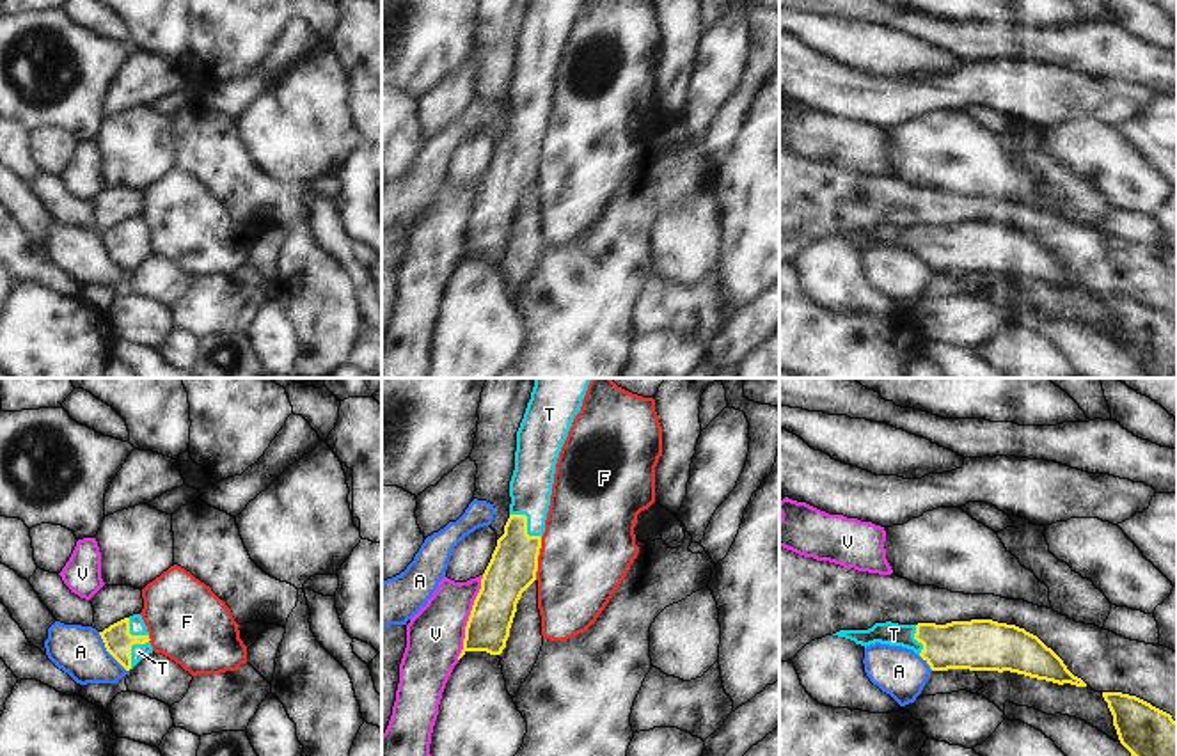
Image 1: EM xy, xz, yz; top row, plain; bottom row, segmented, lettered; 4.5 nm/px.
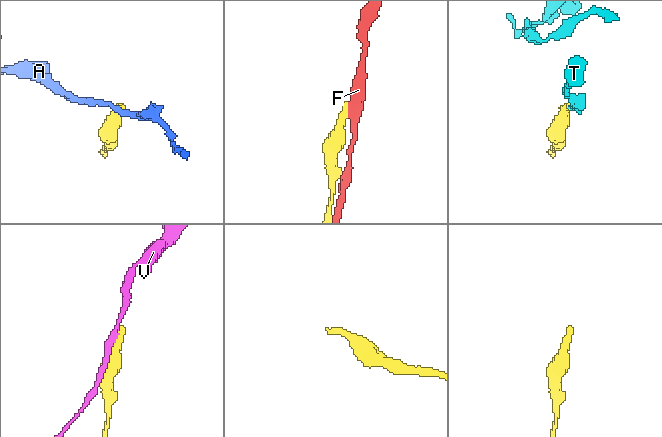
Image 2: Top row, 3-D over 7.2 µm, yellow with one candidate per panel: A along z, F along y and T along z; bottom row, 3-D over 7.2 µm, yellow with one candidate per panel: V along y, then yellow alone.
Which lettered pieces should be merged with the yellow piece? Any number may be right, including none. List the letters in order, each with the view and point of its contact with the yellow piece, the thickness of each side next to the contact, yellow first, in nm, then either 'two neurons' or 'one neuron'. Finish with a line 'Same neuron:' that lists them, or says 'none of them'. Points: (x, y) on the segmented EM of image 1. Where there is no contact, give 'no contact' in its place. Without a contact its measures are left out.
A: xy (107, 650) | 130/220 nm | two neurons
F: xz (537, 558) | 220/420 nm | two neurons
T: xz (526, 524) | 220/190 nm | one neuron
V: xz (469, 618) | 200/260 nm | two neurons
Same neuron: T

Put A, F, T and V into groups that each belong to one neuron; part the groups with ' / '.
A / F / T / V

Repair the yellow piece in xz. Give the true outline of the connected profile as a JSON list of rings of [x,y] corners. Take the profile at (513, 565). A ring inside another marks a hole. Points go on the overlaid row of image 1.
[[[534,378],[531,399],[517,431],[515,470],[510,481],[510,518],[483,573],[481,589],[465,626],[463,650],[458,660],[467,651],[501,655],[506,648],[517,603],[522,593],[536,580],[556,463],[572,422],[581,412],[589,382],[591,378]]]

